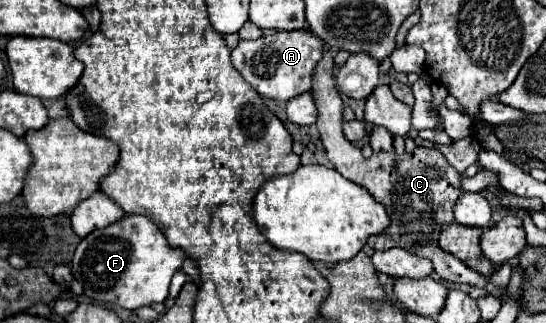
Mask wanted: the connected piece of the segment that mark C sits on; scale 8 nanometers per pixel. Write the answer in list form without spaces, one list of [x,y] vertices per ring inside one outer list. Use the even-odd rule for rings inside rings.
[[[326,47],[326,55],[322,57],[322,63],[318,63],[318,83],[314,85],[314,99],[318,101],[318,131],[320,139],[326,151],[326,157],[332,161],[332,165],[338,169],[340,175],[346,179],[366,187],[376,201],[380,201],[390,217],[390,225],[380,235],[370,235],[368,245],[372,249],[390,249],[390,247],[404,247],[412,251],[414,255],[428,257],[434,263],[436,273],[442,279],[454,281],[454,283],[468,283],[486,287],[488,293],[502,297],[504,291],[490,285],[488,277],[478,275],[470,267],[466,267],[458,257],[446,253],[438,245],[438,231],[440,225],[452,223],[454,215],[454,203],[460,197],[460,173],[446,161],[442,151],[438,147],[416,147],[412,153],[396,155],[390,153],[374,153],[374,159],[364,159],[362,151],[352,145],[346,135],[342,133],[342,97],[340,91],[334,85],[332,79],[332,67],[334,67],[334,53]]]

